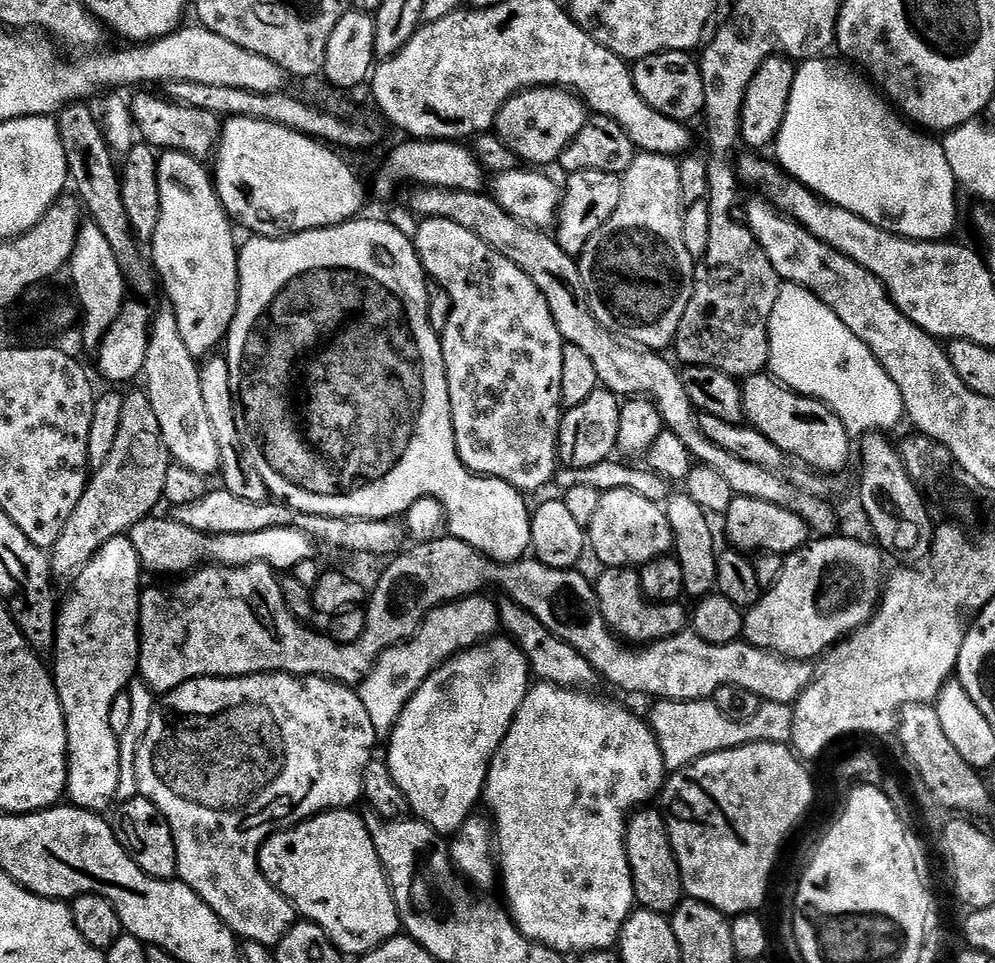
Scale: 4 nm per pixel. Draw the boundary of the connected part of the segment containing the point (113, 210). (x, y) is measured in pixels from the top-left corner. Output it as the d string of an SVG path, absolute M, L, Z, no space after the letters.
M87 103L68 104L55 117L58 134L62 138L62 150L66 150L66 166L71 187L76 187L78 197L87 219L106 234L110 247L118 258L118 266L124 279L128 281L131 291L137 297L145 298L152 291L157 291L158 280L150 267L149 261L140 257L138 241L132 232L130 218L126 214L126 205L122 202L120 176L116 162L112 162L114 154L104 138L103 129L95 111L88 109Z

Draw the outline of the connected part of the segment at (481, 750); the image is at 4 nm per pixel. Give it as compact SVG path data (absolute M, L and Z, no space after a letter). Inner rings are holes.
M500 634L451 656L442 667L435 668L429 674L426 682L418 686L414 698L406 702L391 736L387 737L386 759L390 774L394 774L394 782L402 786L402 794L406 794L413 813L435 832L459 832L469 816L473 815L475 808L472 807L481 803L488 768L498 746L502 746L502 738L506 738L529 687L530 669L526 654L522 654L522 650L507 635Z

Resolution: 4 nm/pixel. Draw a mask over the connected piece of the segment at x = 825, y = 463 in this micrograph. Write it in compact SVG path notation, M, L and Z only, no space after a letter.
M771 375L747 377L743 381L744 414L747 423L774 442L786 454L798 458L814 472L840 472L854 456L854 440L842 426L838 414L831 412L821 400L802 396L777 382Z

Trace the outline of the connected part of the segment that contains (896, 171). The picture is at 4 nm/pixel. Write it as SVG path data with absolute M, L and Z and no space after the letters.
M817 58L805 60L797 67L796 77L794 78L794 90L790 90L790 102L786 110L786 118L782 122L782 130L777 134L774 145L774 151L776 151L777 156L775 156L775 159L780 167L789 176L805 184L820 199L827 200L829 204L842 206L846 210L866 218L866 222L870 222L879 228L884 228L887 232L892 232L896 236L905 236L907 240L934 240L937 242L951 237L948 235L956 228L956 192L958 193L958 185L945 165L943 143L939 139L917 130L911 123L901 119L890 107L889 101L859 71L853 70L843 63L840 64L831 64L828 58Z

